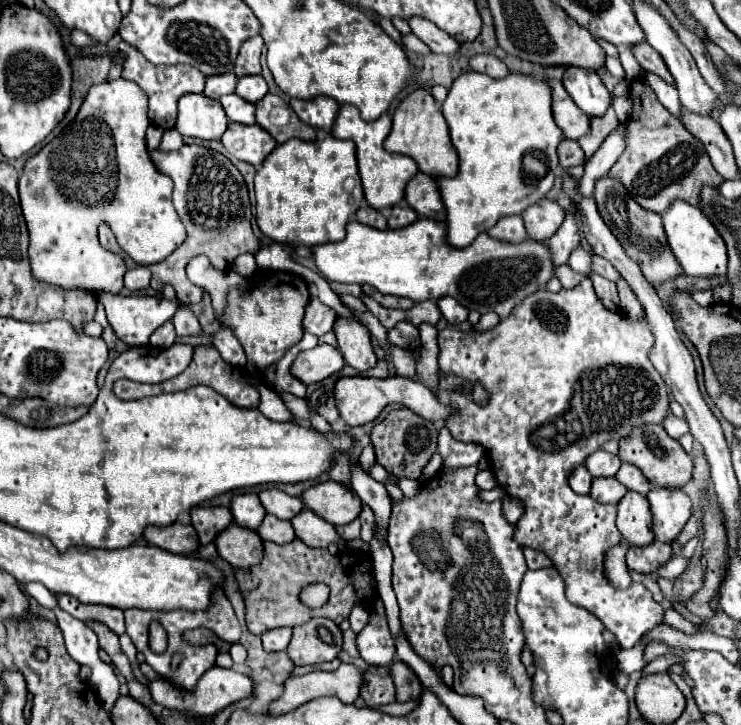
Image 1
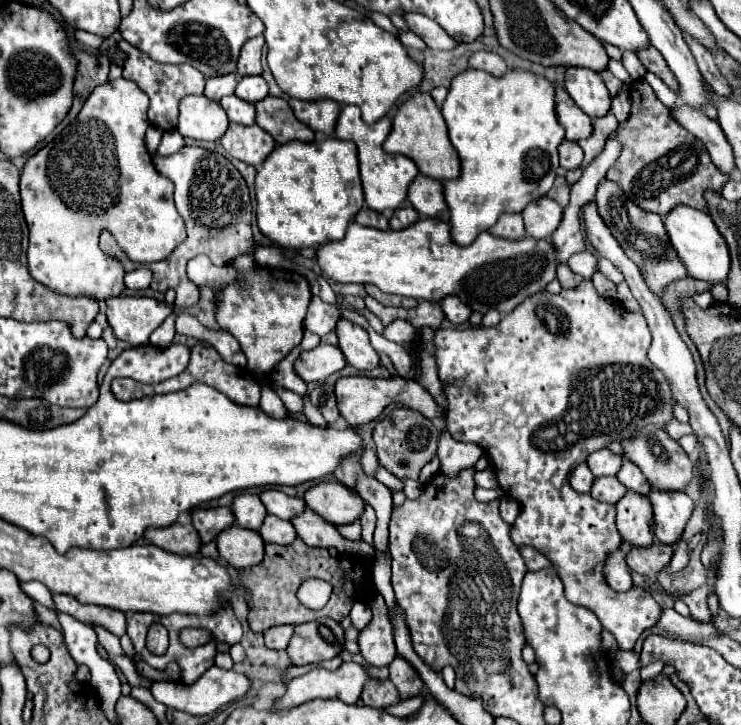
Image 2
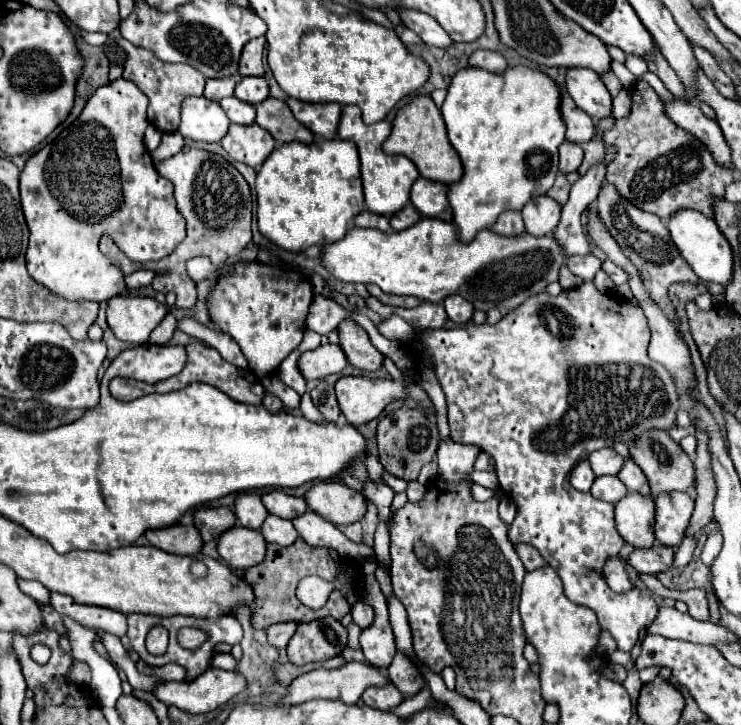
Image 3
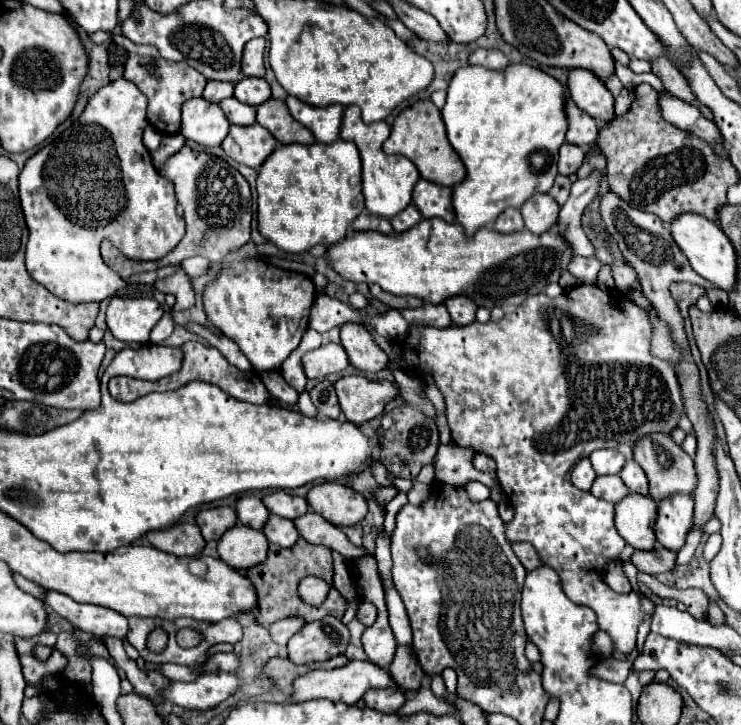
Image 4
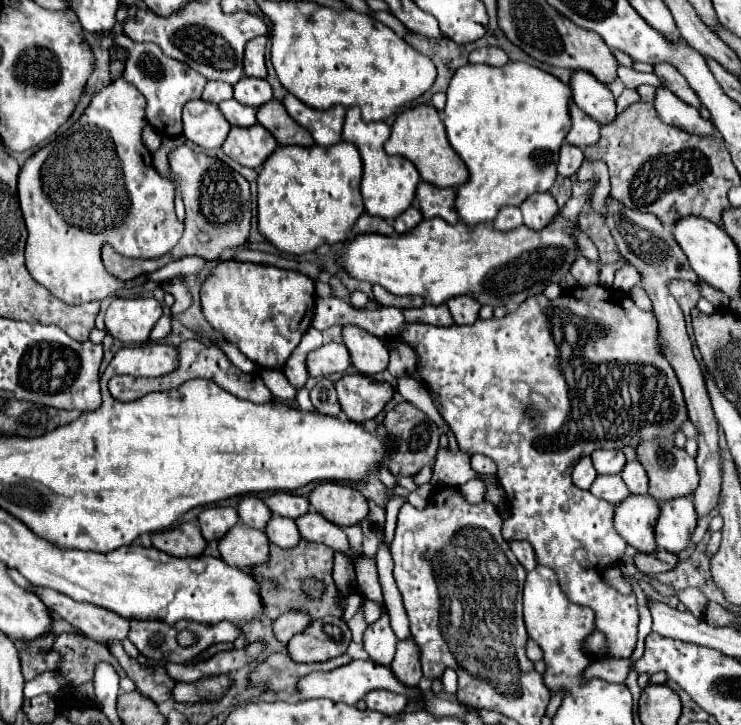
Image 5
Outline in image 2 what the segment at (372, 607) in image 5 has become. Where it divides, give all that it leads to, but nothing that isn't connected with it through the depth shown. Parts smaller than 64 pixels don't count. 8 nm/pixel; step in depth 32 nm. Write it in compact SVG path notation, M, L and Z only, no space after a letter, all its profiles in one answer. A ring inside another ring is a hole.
M354 602L352 606L352 612L350 612L350 618L352 618L352 624L362 630L370 620L372 620L372 610L368 604L364 602Z

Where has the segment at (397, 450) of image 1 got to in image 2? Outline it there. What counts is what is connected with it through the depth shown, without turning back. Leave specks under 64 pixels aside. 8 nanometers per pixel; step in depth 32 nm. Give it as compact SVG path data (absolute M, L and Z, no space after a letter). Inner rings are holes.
M396 408L374 428L374 442L380 464L400 480L418 480L418 474L424 464L436 456L440 432L432 420L422 416L412 408Z

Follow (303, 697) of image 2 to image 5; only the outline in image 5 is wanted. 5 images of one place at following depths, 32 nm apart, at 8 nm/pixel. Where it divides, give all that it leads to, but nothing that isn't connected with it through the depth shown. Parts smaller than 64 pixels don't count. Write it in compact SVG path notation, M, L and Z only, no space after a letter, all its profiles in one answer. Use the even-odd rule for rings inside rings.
M352 660L350 664L330 670L330 672L312 672L310 676L304 676L298 682L298 692L304 700L310 698L328 698L334 702L344 702L344 704L356 704L358 700L362 700L368 692L372 690L390 690L394 694L402 694L408 700L422 700L422 690L420 688L404 688L404 684L400 684L400 680L396 680L396 676L392 676L392 670L388 666L380 666L380 664L372 664L372 660Z

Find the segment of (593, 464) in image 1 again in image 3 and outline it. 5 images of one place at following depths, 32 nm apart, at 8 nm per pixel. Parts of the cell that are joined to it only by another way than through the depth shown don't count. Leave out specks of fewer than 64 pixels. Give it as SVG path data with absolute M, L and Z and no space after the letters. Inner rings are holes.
M604 448L604 450L596 450L588 456L590 460L590 466L594 470L596 476L604 476L604 474L618 474L622 464L624 464L624 458L612 450L612 448Z

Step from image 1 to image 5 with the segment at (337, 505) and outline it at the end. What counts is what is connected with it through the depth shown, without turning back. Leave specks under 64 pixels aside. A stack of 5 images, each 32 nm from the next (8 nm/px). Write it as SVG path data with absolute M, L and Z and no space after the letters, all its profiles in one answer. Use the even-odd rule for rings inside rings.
M322 482L310 492L312 508L338 526L354 526L368 514L366 498L350 486Z

